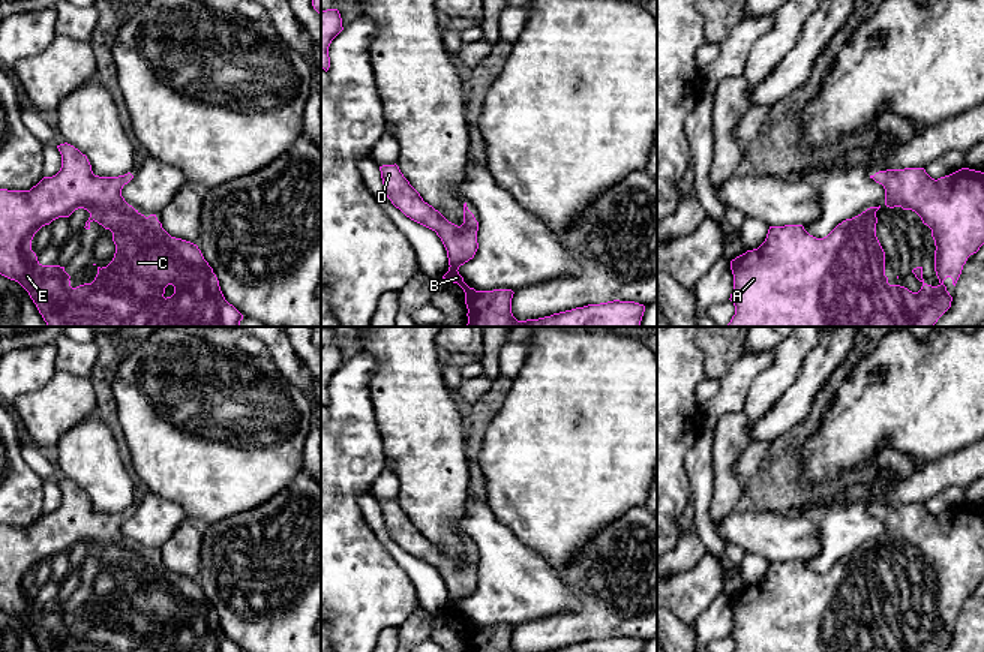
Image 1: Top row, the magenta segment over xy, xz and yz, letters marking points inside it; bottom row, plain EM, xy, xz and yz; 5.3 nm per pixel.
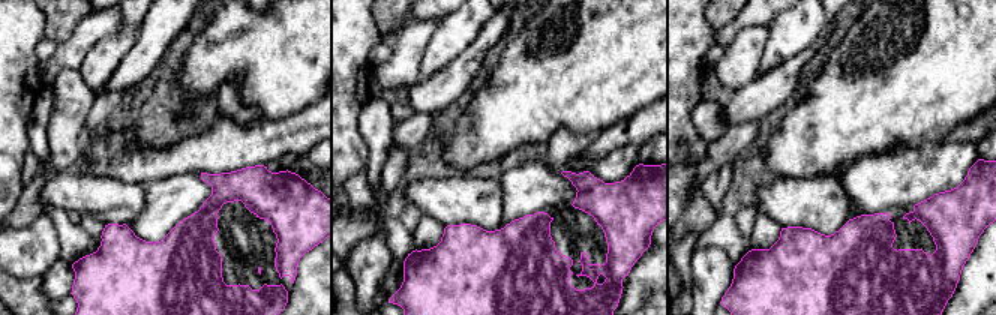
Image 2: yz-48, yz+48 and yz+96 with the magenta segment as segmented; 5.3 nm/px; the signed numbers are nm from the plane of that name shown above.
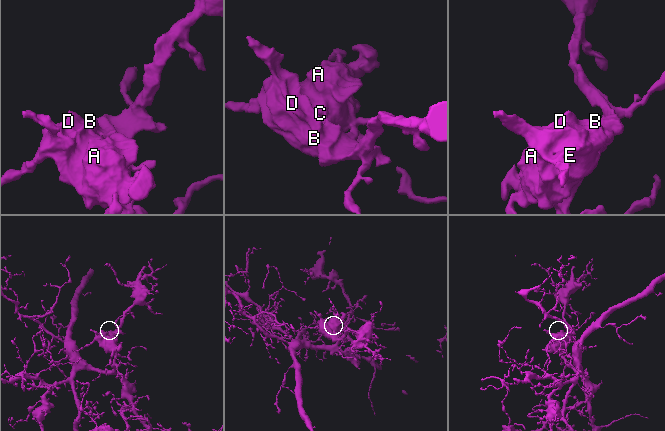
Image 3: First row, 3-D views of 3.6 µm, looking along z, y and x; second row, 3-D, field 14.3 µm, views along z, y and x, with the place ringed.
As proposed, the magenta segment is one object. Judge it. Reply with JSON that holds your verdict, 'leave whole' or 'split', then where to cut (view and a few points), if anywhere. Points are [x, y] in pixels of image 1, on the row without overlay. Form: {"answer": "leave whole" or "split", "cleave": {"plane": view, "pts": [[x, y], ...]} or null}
{"answer": "leave whole", "cleave": null}

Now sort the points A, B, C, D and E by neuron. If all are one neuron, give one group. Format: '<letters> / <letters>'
A B C D E

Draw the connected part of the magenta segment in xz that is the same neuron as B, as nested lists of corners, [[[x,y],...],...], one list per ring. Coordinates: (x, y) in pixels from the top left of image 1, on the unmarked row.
[[[380,502],[387,534],[411,556],[432,565],[441,574],[448,594],[448,607],[442,615],[458,619],[465,628],[466,652],[513,652],[512,625],[476,627],[459,610],[459,603],[474,594],[478,579],[478,558],[464,540],[464,559],[448,558],[438,546],[423,537],[420,529],[404,513],[399,502]]]

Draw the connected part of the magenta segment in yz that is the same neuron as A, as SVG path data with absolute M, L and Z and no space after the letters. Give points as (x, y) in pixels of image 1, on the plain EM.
M904 504L879 507L870 514L884 522L886 543L912 546L932 565L939 621L932 622L924 618L922 603L912 606L922 619L918 628L888 619L885 588L876 573L879 541L843 556L824 574L810 571L802 561L770 562L765 577L758 585L747 586L730 597L734 625L729 636L735 642L734 652L942 652L951 643L952 633L944 616L951 613L956 622L968 594L984 580L984 508L962 504L934 516L924 504Z

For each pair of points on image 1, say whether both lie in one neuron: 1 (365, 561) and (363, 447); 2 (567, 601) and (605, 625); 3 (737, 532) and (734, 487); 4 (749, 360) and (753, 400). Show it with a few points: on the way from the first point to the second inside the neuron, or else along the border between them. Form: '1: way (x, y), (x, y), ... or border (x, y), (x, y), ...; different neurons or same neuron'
1: way (347, 532), (347, 475); same neuron
2: border (558, 577), (579, 600), (579, 606), (545, 618); different neurons
3: border (737, 507), (714, 522); different neurons
4: border (773, 355), (773, 361), (750, 385), (741, 412); different neurons

